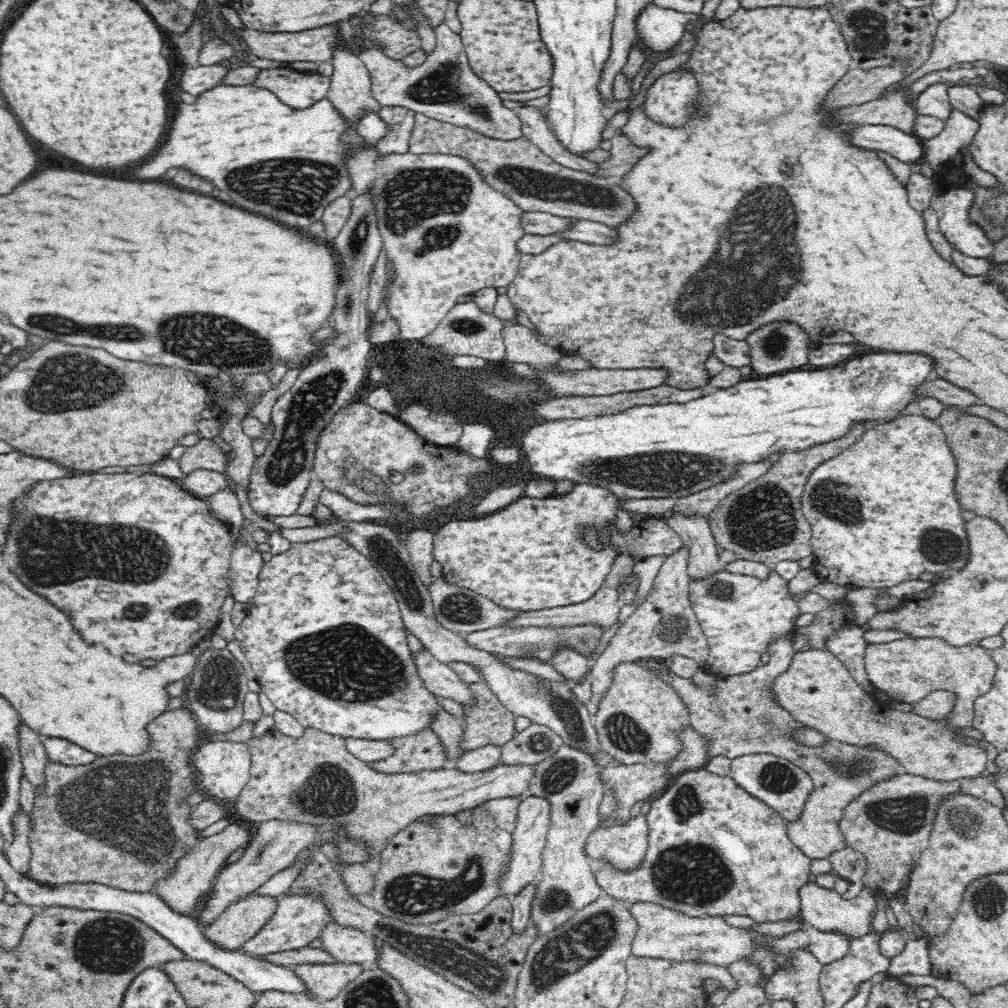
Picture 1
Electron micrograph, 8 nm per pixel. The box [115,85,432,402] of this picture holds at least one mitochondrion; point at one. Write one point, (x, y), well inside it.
(262, 184)

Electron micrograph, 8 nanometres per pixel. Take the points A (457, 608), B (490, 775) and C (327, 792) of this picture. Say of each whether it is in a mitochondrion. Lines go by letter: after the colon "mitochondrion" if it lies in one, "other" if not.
A: mitochondrion
B: other
C: mitochondrion

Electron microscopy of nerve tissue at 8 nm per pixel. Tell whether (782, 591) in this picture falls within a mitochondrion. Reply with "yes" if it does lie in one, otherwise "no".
no

